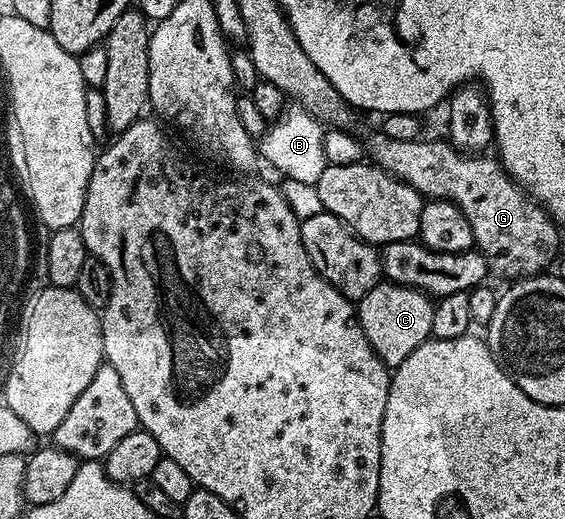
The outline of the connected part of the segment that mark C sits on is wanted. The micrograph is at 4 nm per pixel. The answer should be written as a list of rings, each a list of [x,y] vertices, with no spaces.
[[[382,282],[373,287],[363,299],[356,301],[357,317],[371,342],[371,350],[385,363],[386,368],[398,368],[414,350],[419,350],[425,340],[432,337],[431,314],[434,301],[425,292],[411,286]]]

